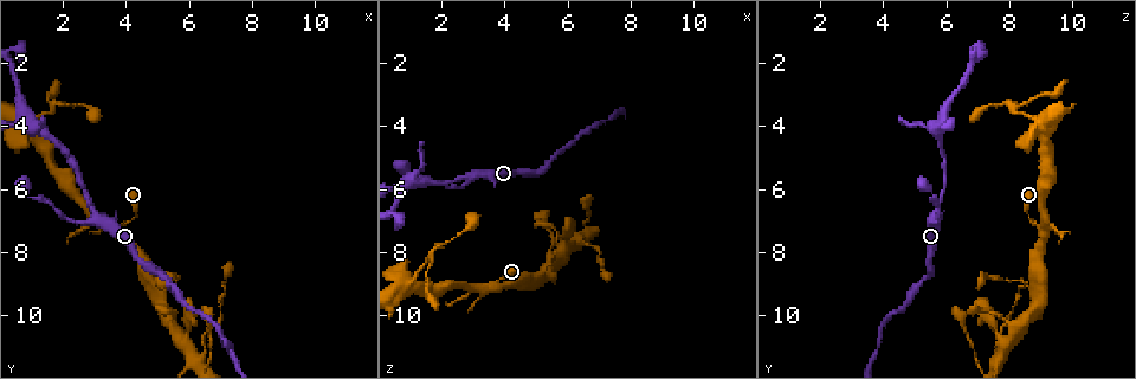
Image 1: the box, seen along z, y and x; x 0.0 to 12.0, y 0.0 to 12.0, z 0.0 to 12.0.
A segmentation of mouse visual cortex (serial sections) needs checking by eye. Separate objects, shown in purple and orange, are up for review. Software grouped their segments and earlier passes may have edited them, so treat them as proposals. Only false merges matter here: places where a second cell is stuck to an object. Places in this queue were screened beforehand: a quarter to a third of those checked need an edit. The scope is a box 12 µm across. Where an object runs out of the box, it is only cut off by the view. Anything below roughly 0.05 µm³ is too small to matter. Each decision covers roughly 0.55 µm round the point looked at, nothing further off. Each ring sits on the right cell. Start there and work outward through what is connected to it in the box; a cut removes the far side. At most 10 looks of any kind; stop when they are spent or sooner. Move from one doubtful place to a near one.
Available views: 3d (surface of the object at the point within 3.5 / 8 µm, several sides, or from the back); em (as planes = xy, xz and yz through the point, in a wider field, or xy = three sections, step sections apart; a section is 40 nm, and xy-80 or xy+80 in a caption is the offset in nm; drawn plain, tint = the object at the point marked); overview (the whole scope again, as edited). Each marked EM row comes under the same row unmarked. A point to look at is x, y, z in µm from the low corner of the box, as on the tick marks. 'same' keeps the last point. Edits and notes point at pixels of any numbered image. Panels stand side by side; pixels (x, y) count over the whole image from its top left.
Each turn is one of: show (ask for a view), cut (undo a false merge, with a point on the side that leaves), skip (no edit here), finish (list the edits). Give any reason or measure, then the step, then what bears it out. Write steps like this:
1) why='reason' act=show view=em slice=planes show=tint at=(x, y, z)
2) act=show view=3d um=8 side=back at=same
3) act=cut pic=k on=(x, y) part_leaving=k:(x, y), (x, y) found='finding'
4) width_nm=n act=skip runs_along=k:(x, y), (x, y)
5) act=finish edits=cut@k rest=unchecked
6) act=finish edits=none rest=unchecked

why='abrupt turn' act=show view=3d um=3.5 at=(3.8, 7.2, 8.9)

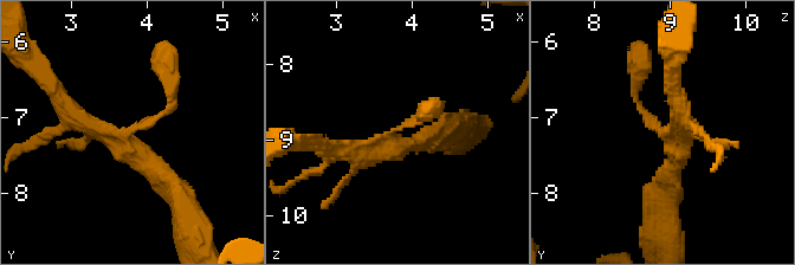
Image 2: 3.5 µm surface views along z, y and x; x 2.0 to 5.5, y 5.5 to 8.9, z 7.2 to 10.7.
act=show view=em slice=xy step=3 show=tint at=(3.70, 7.25, 8.90)

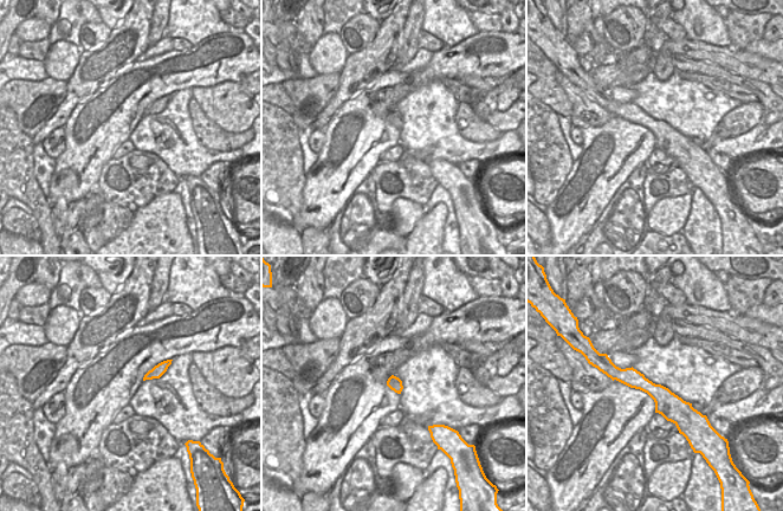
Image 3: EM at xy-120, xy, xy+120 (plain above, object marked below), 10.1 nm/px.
act=skip runs_along=2:(634, 90), (674, 148), (659, 188) found='one cell here'

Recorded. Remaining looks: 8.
why='abrupt turn' act=show view=3d um=3.5 at=(4.7, 8.8, 8.9)

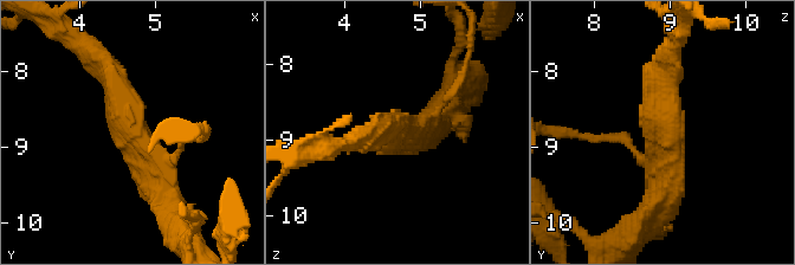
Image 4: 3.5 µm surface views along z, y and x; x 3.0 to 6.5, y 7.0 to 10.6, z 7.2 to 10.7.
arms=3 arm_widths_nm=150,300,300 act=show view=em slice=xy step=5 show=tint at=(4.75, 8.85, 8.85)

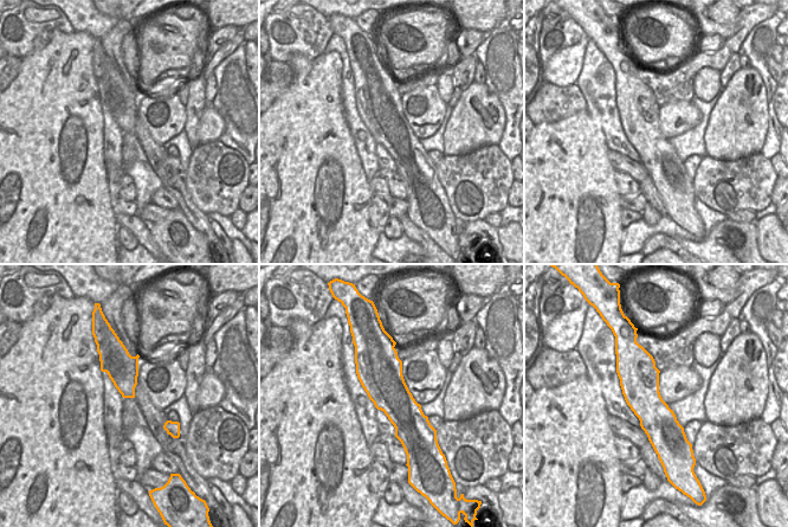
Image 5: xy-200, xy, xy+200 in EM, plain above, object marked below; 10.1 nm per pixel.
act=skip found='one cell here'

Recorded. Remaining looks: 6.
why='three-way junction' act=show view=3d um=3.5 at=(1.7, 3.5, 8.1)

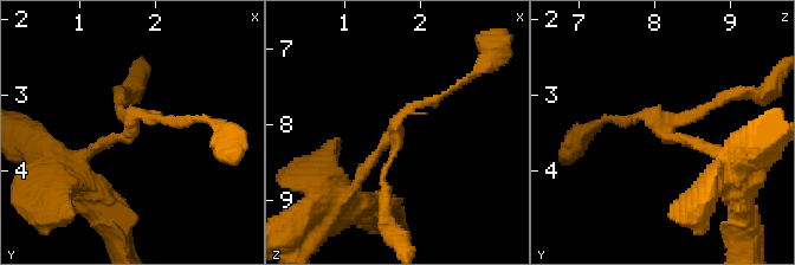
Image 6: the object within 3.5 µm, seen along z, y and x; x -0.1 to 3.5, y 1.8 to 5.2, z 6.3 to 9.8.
arms=3 arm_widths_nm=100,100,150 why='need the tissue' act=show view=em slice=xy step=1 show=tint at=(1.65, 3.50, 8.15)

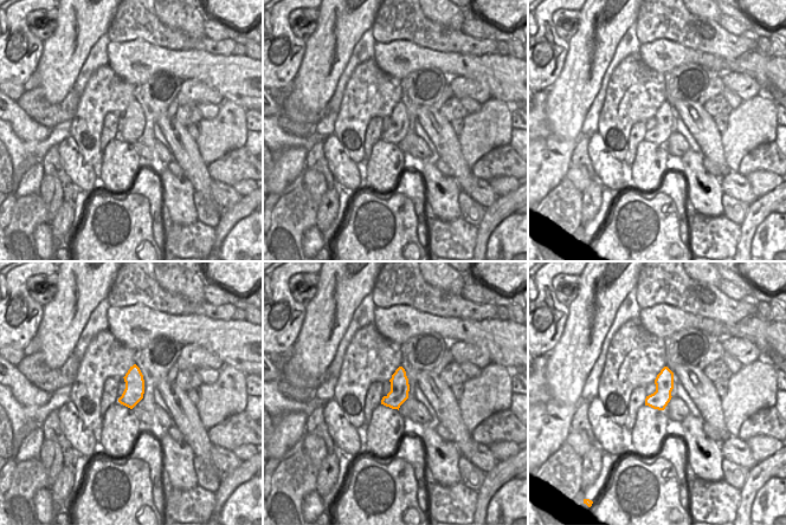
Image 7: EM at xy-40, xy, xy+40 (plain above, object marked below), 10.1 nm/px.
width_nm=190 act=cut pic=6 on=(399, 118) part_leaving=6:(382, 147), (415, 104), (463, 81) found='a second cell is stuck on'

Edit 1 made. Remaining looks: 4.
why='thick turns thin' act=show view=3d um=8 at=(3.1, 6.9, 5.5)

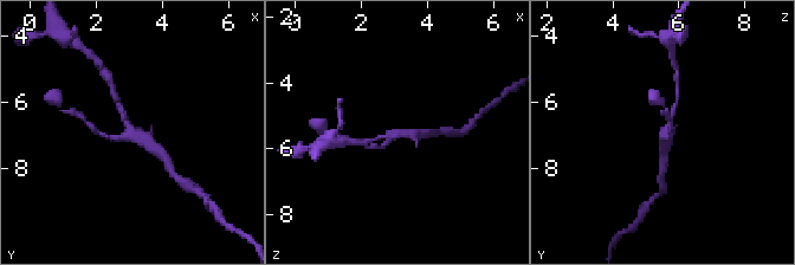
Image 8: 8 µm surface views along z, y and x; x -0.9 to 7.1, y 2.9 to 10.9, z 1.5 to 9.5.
act=show view=3d um=3.5 side=back at=(3.1, 7.0, 5.5)

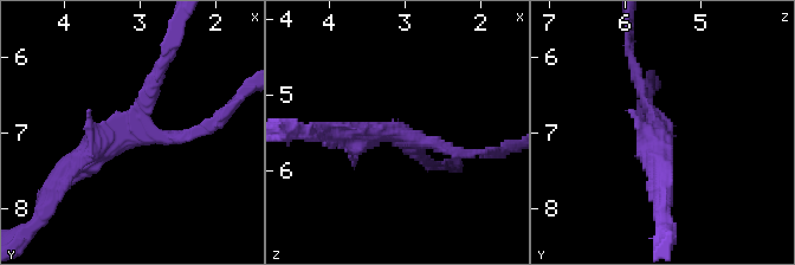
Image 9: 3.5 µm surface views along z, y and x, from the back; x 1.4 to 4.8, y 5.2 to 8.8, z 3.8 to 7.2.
why='now the EM' act=show view=em slice=xy step=2 show=tint at=(3.05, 6.95, 5.55)

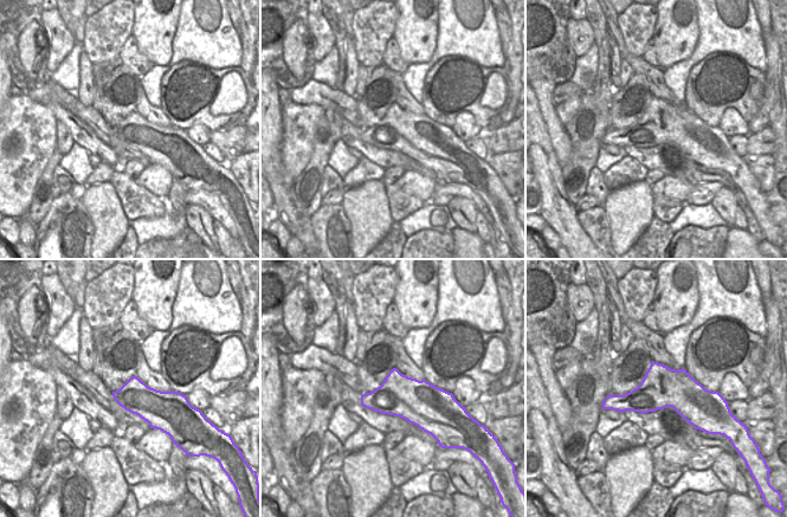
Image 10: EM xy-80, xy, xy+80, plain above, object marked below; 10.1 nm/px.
act=skip runs_along=9:(66, 167), (125, 135), (165, 62) found='continuous, no second cell'

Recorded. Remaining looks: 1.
act=finish edits=cut@6 rest=unchecked

